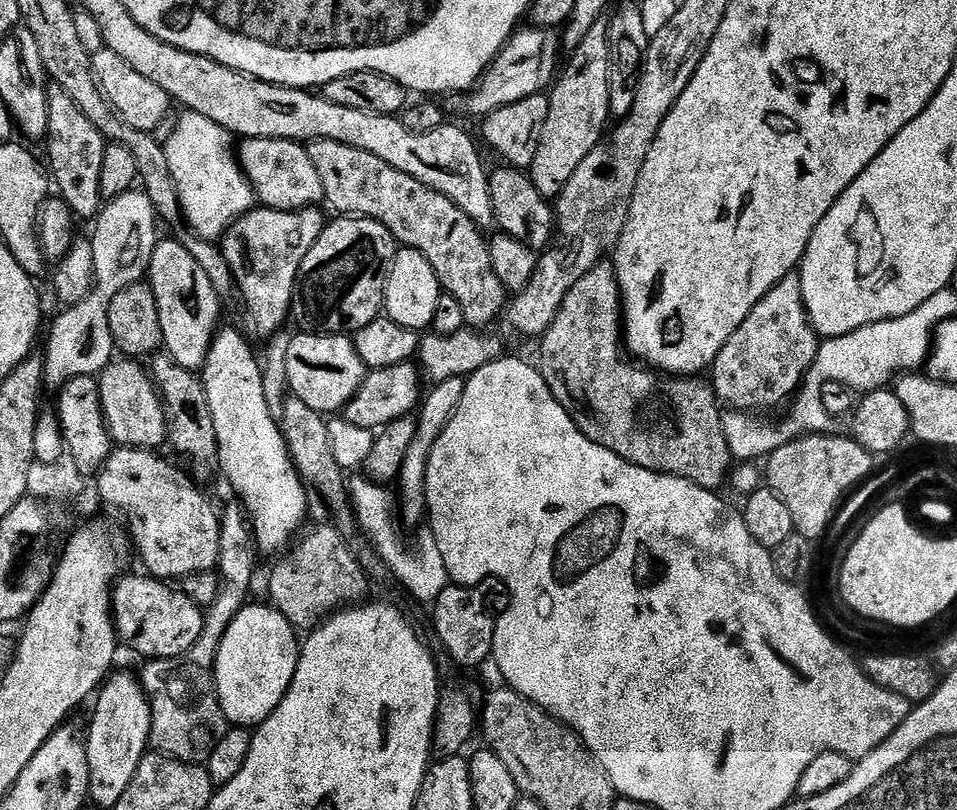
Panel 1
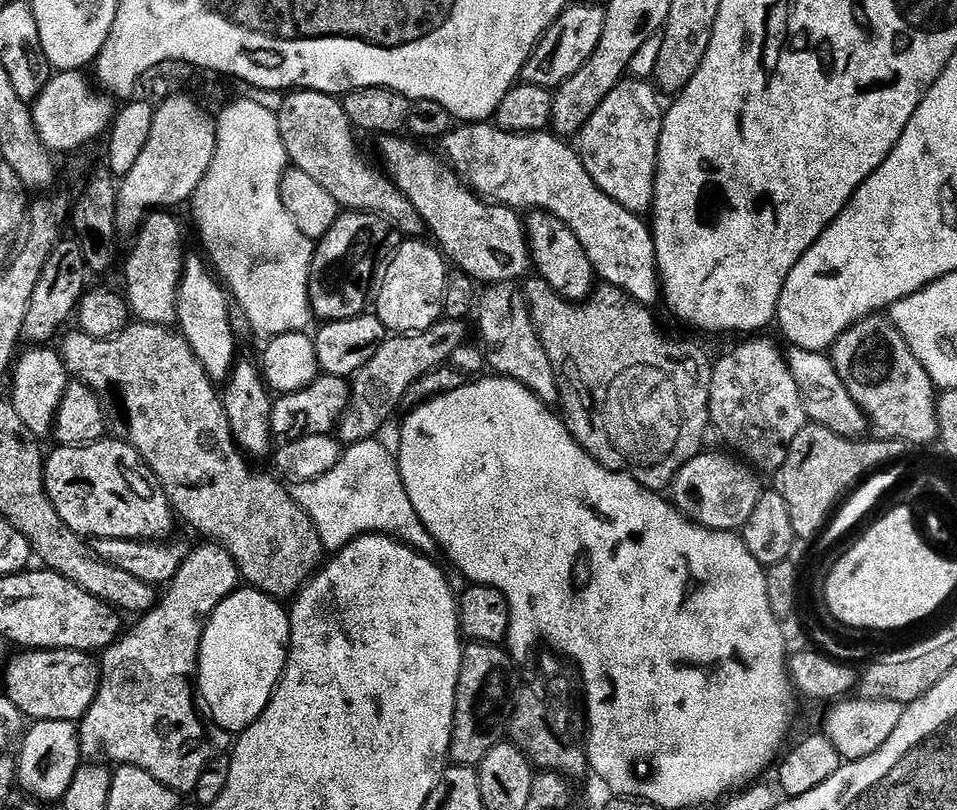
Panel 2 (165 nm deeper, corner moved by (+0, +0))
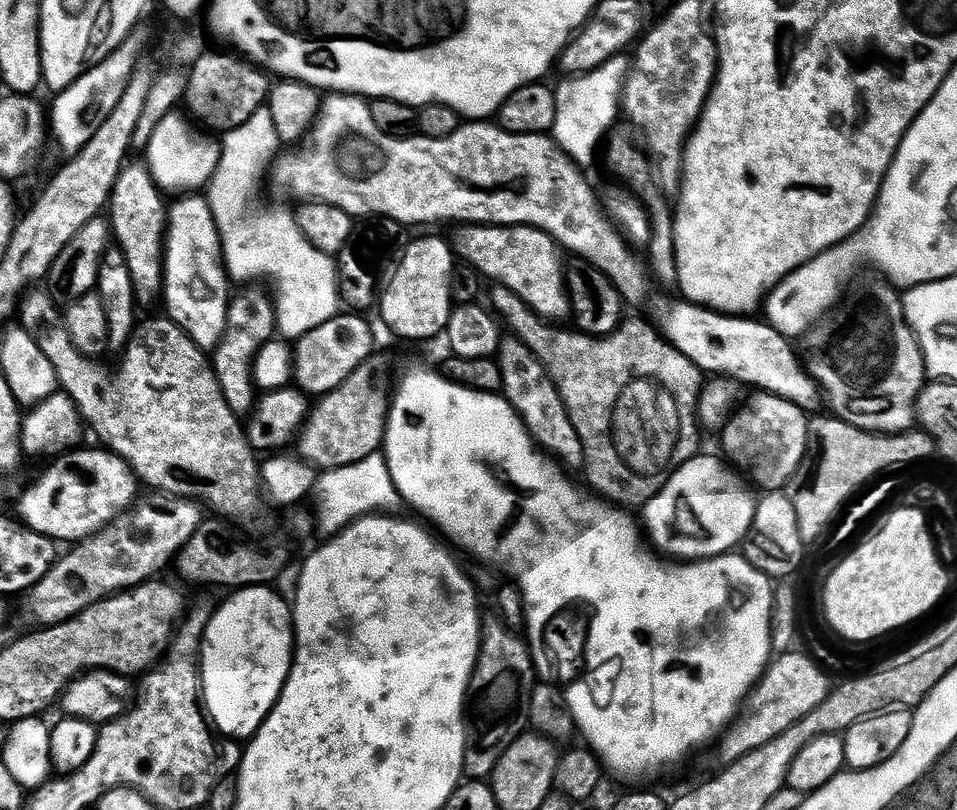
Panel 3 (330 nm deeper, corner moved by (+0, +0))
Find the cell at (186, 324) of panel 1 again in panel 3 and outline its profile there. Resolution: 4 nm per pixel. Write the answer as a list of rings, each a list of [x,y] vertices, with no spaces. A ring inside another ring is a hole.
[[[147,163],[131,164],[120,169],[120,176],[112,188],[110,232],[115,243],[124,251],[137,287],[159,289],[164,279],[166,204],[164,208],[164,200],[160,197],[161,185],[153,178]]]

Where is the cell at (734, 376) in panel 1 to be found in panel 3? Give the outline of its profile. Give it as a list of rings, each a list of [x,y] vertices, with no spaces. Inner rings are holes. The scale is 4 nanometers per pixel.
[[[756,395],[758,396],[754,397],[748,405],[745,403],[724,425],[722,435],[724,435],[725,453],[723,452],[723,455],[737,469],[745,468],[752,475],[751,483],[757,489],[760,487],[764,492],[778,492],[791,485],[792,477],[804,461],[808,449],[810,416],[809,413],[804,413],[807,411],[801,405],[784,396]]]

